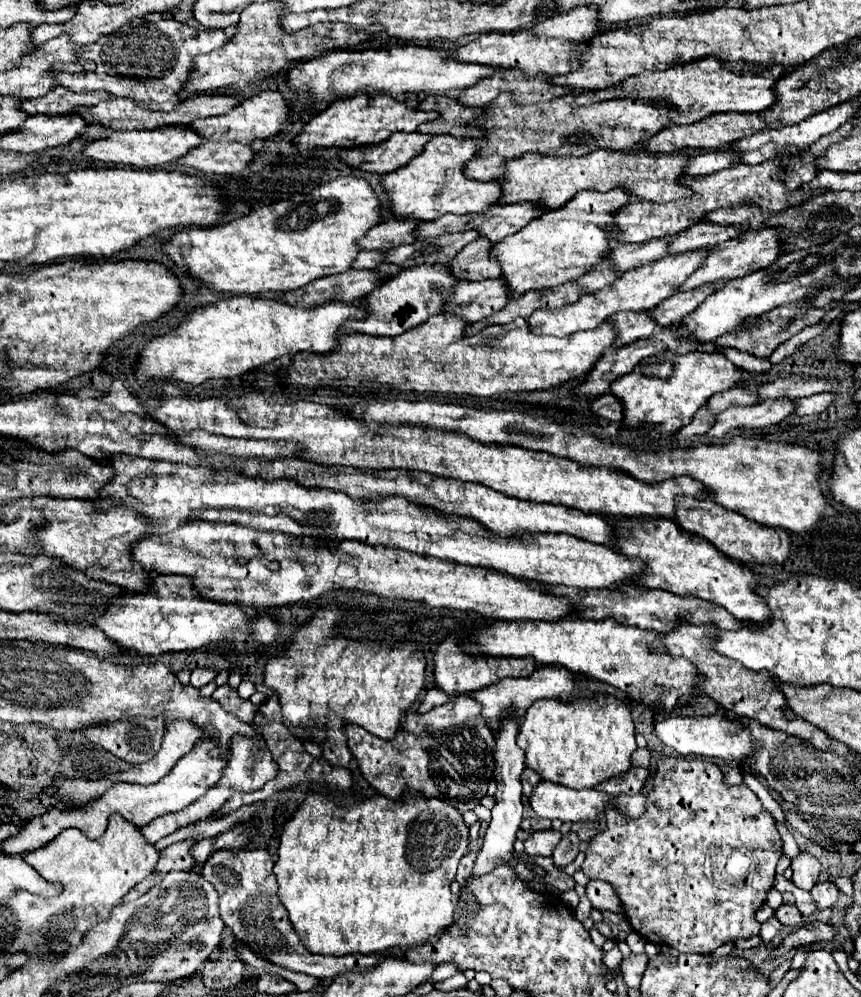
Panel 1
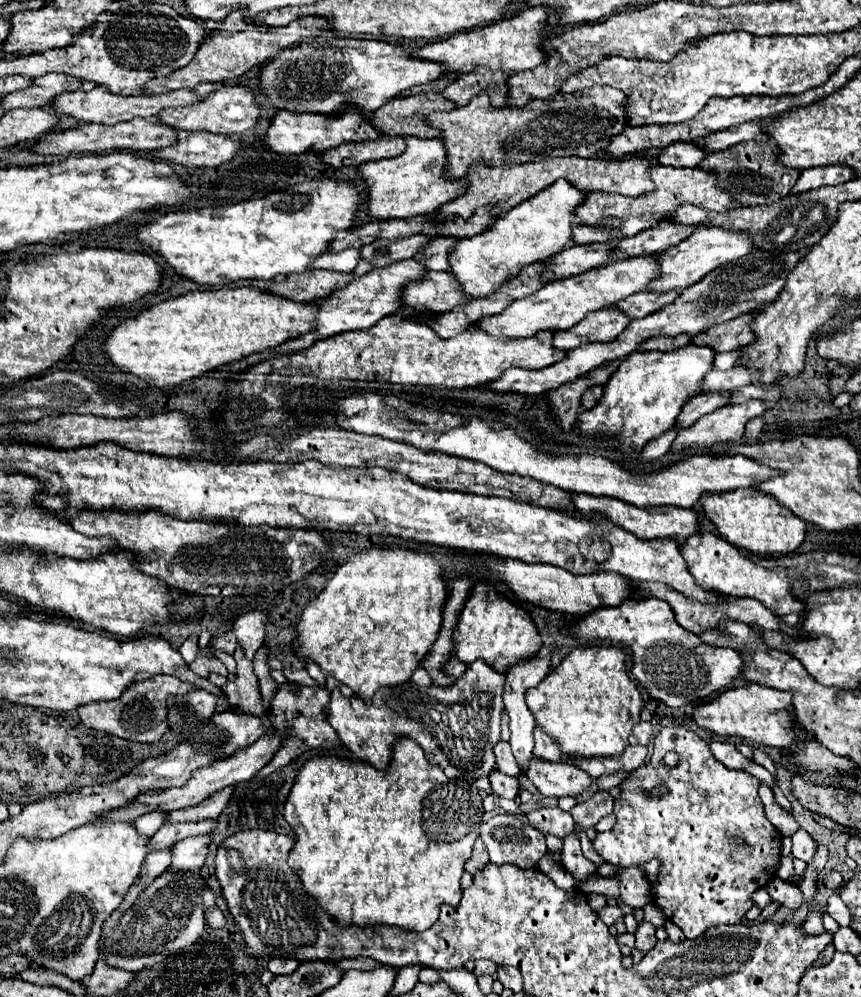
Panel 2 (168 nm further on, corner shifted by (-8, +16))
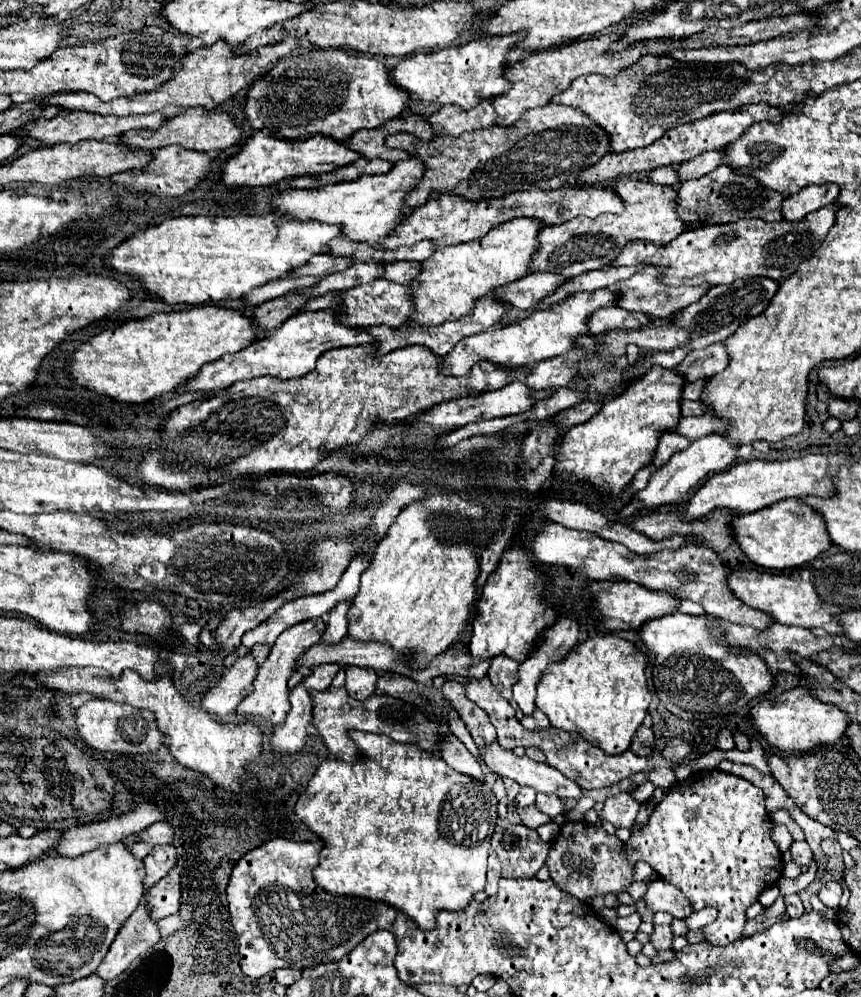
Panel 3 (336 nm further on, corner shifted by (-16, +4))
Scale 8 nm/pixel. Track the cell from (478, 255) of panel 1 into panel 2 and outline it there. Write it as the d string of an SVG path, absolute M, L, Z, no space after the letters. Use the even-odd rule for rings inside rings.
M434 238L432 244L428 244L428 248L424 248L424 252L418 252L414 256L414 260L420 260L420 264L424 264L424 268L428 270L450 270L448 264L448 252L452 248L452 244L456 242L456 238Z

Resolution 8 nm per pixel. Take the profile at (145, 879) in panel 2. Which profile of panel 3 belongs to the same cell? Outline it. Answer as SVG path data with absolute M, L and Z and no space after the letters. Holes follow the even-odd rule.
M140 900L136 912L124 922L116 940L112 942L104 962L98 968L98 976L104 980L114 980L120 976L140 954L152 948L160 940L158 924L152 920L148 910L148 900Z

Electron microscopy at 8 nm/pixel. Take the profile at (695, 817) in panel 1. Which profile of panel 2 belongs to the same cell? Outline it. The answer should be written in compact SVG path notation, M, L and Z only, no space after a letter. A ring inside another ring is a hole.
M672 726L672 728L662 728L656 738L654 738L654 752L650 756L650 762L644 764L642 768L638 768L636 772L632 772L632 776L620 784L622 786L622 796L616 798L616 806L614 806L614 814L616 814L616 826L608 832L600 832L596 834L596 838L592 840L594 844L594 850L602 856L604 862L608 864L616 864L616 866L638 866L638 864L644 864L648 860L660 860L660 866L664 866L666 870L660 872L658 876L658 886L654 886L654 902L662 908L664 916L674 922L676 926L682 928L684 936L686 938L698 938L700 934L704 934L708 928L714 928L714 926L720 926L720 924L738 924L742 922L744 914L754 906L754 902L750 900L750 894L756 892L758 888L766 886L774 876L776 876L776 870L780 866L780 832L768 822L768 818L764 816L764 806L762 806L762 800L758 798L758 786L760 786L760 780L744 770L730 770L726 768L722 762L718 762L712 752L708 750L708 742L702 740L698 734L682 728L682 726ZM668 750L674 750L680 758L678 758L678 764L674 768L668 768L664 764L664 754ZM658 784L664 784L668 788L668 794L662 794L662 796L654 796L654 798L646 798L642 794L642 790L654 790Z

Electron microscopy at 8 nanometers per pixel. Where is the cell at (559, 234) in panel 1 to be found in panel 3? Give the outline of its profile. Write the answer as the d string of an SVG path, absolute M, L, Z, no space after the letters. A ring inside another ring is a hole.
M516 218L492 228L492 232L480 240L438 248L432 258L424 260L420 280L412 284L412 288L416 288L416 316L412 316L412 322L442 324L458 320L470 314L474 302L488 292L524 278L530 270L532 256L540 248L538 234L542 228L544 222L536 218Z

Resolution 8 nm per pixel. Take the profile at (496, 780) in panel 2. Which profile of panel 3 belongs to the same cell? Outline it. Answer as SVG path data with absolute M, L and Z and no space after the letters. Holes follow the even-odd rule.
M520 788L518 796L514 798L514 806L516 808L530 806L530 804L534 804L534 798L536 798L536 790L532 790L532 788Z

